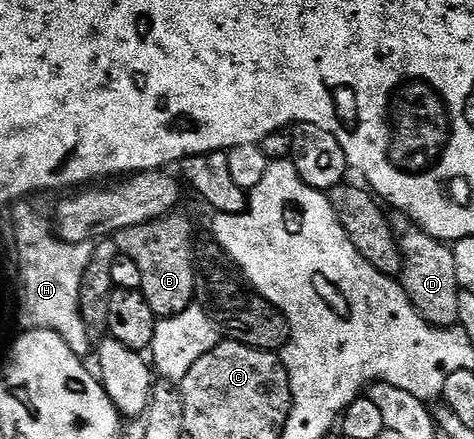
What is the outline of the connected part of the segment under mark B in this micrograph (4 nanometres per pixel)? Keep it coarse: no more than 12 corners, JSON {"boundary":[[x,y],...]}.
{"boundary":[[182,212],[119,230],[158,319],[196,298],[194,226]]}

